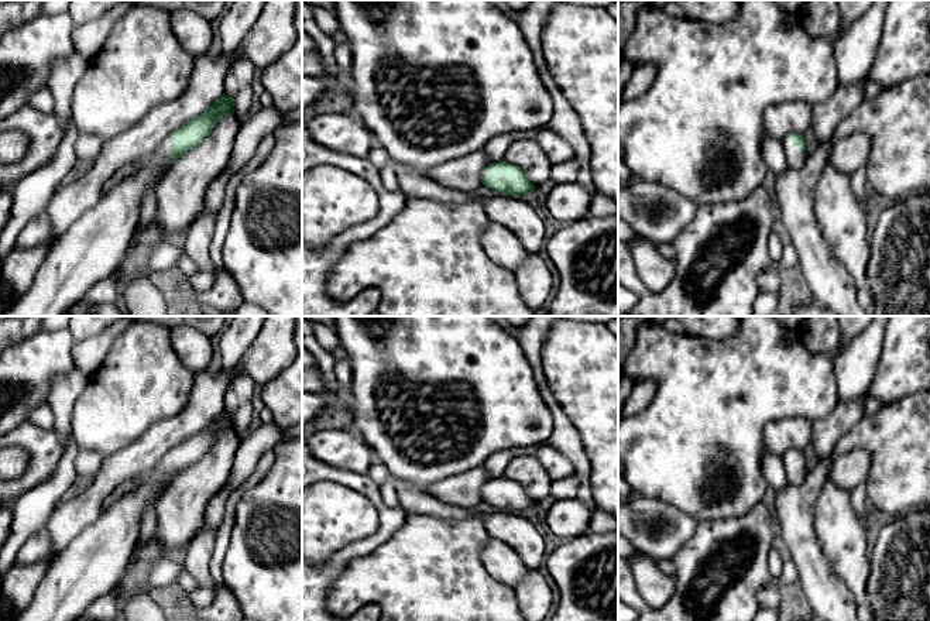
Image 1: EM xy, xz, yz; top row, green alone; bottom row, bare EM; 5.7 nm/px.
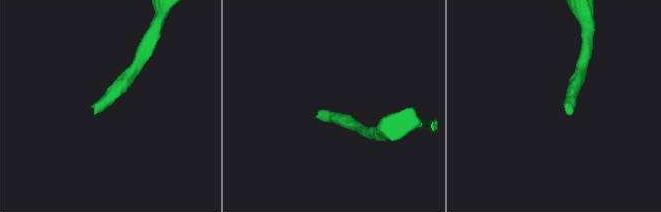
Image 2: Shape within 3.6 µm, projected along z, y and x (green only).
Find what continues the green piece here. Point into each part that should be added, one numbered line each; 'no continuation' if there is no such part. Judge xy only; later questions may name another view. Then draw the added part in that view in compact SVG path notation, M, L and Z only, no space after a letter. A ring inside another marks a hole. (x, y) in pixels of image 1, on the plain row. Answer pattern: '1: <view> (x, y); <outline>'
1: xy (91, 566); M169 452L159 460L151 478L104 508L97 521L85 528L48 565L32 601L13 621L75 621L99 597L110 593L126 572L140 539L144 510L171 483Z

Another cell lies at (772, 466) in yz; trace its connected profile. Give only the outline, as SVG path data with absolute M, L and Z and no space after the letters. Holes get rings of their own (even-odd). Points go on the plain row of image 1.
M766 447L761 456L761 470L769 487L775 491L787 484L786 469L782 457L771 453Z

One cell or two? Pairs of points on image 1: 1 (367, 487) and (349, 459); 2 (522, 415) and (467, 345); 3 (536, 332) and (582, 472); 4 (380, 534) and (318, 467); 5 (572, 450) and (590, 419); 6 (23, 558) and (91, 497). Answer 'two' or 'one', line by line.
1: two
2: one
3: one
4: one
5: two
6: two

